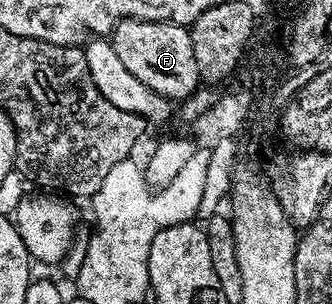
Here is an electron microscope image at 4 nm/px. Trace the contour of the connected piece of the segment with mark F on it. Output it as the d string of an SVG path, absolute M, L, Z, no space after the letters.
M126 19L118 23L109 38L113 49L117 49L117 57L121 57L121 65L125 65L137 81L149 85L149 89L159 95L181 101L201 86L197 57L193 57L193 41L187 27L161 21Z

